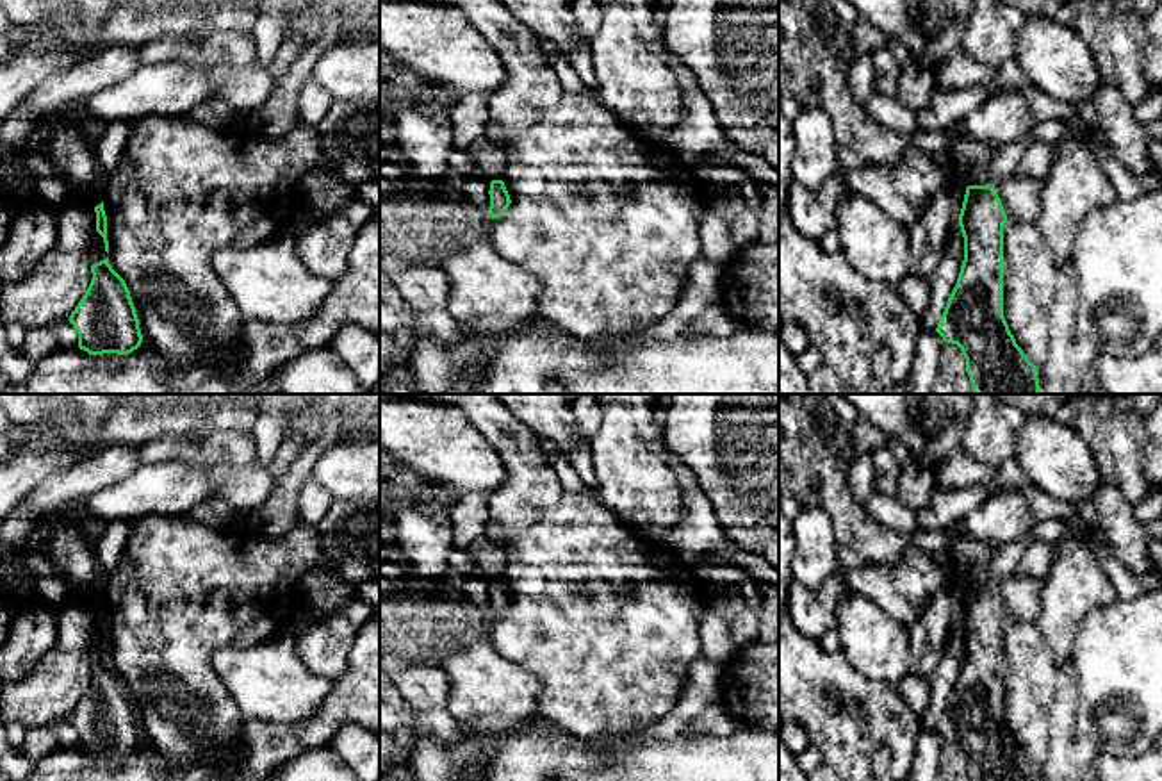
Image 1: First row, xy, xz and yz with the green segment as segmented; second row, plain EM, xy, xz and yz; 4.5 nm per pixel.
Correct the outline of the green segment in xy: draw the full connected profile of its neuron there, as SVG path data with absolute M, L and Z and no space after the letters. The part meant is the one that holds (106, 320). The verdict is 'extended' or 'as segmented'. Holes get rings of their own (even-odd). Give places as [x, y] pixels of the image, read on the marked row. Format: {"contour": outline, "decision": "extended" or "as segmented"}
{"contour": "M107 259L93 264L91 273L91 284L70 316L78 348L89 355L128 355L143 342L130 291Z", "decision": "as segmented"}

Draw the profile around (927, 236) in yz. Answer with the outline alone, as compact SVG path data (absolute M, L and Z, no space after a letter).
M946 187L927 205L909 226L911 275L930 284L943 255L948 234L959 225L964 194Z

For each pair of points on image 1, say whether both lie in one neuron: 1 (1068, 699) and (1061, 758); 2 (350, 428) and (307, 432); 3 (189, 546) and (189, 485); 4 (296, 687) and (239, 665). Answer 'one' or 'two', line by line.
1: one
2: one
3: two
4: one

